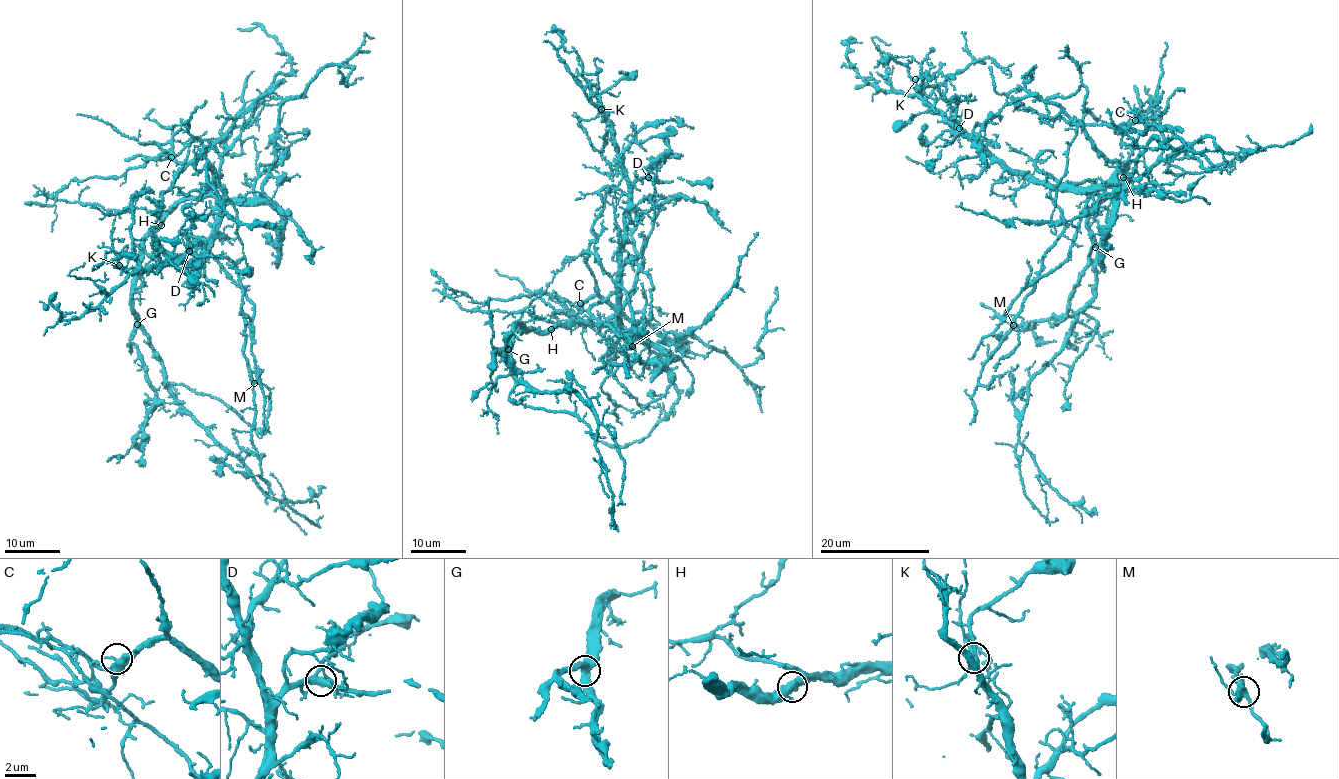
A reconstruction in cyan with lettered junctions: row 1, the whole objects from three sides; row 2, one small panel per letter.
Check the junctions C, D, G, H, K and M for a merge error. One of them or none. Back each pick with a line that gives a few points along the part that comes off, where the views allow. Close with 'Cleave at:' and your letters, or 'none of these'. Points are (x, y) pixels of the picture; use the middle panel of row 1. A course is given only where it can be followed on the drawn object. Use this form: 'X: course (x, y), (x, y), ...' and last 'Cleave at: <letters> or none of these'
C: course (579, 302), (597, 294), (587, 254), (605, 192), (622, 175), (613, 158)
Cleave at: C

